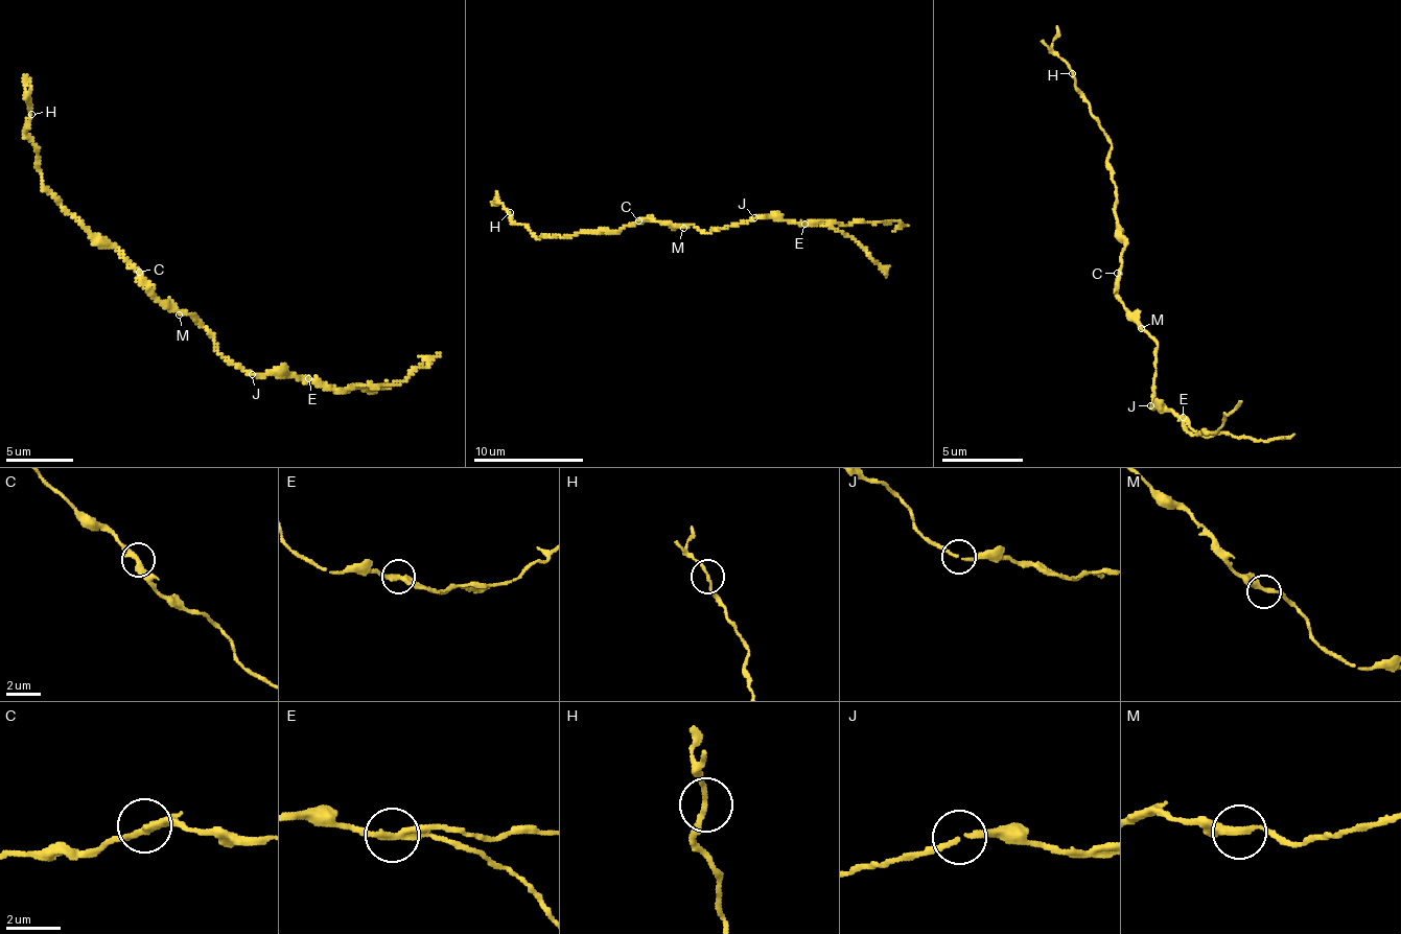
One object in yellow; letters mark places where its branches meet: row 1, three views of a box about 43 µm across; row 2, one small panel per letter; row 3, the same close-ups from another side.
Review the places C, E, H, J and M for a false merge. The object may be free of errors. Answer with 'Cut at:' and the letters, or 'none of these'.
Cut at: E

